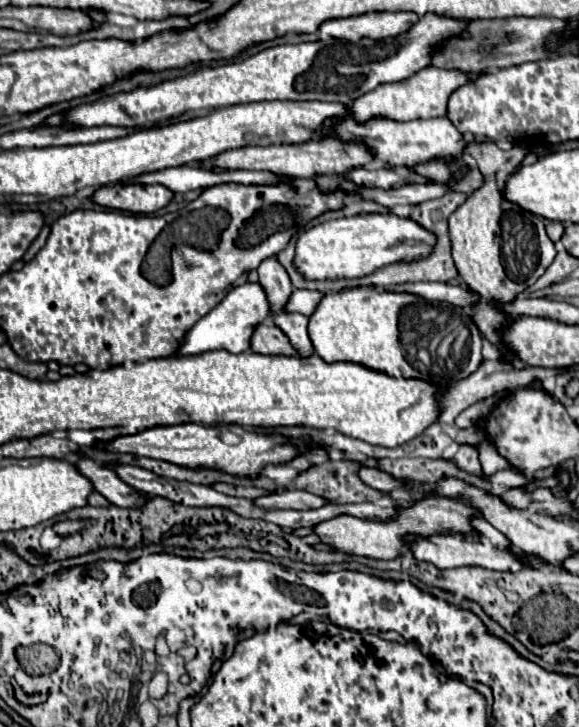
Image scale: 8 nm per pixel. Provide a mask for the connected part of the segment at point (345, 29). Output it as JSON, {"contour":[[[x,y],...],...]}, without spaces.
{"contour":[[[368,12],[362,16],[326,20],[320,30],[332,38],[340,40],[360,40],[360,38],[388,38],[406,32],[418,16],[414,12]]]}

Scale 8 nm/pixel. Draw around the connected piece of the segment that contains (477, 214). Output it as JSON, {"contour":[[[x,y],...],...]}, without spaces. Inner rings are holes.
{"contour":[[[472,142],[466,148],[478,162],[480,172],[484,174],[486,182],[480,190],[470,194],[470,198],[450,216],[450,240],[452,240],[452,256],[458,268],[458,274],[464,278],[470,290],[480,294],[480,302],[476,304],[476,324],[480,332],[496,344],[508,360],[514,356],[502,346],[498,328],[510,320],[508,314],[502,314],[494,304],[496,302],[510,302],[516,298],[518,292],[532,286],[544,270],[552,264],[556,256],[556,248],[544,230],[544,222],[530,212],[524,212],[518,204],[512,204],[504,198],[506,178],[516,170],[522,162],[526,150],[514,146],[510,150],[496,148],[494,142]]]}

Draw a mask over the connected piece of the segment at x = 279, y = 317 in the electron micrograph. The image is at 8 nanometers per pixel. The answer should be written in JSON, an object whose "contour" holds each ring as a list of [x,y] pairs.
{"contour":[[[280,312],[276,314],[274,318],[274,324],[290,338],[292,346],[296,348],[296,352],[300,356],[310,356],[310,350],[312,350],[312,342],[308,338],[308,316],[304,314],[286,314],[286,312]]]}

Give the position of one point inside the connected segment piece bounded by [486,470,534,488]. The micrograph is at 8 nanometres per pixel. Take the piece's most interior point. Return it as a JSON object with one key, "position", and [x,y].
{"position":[511,479]}

